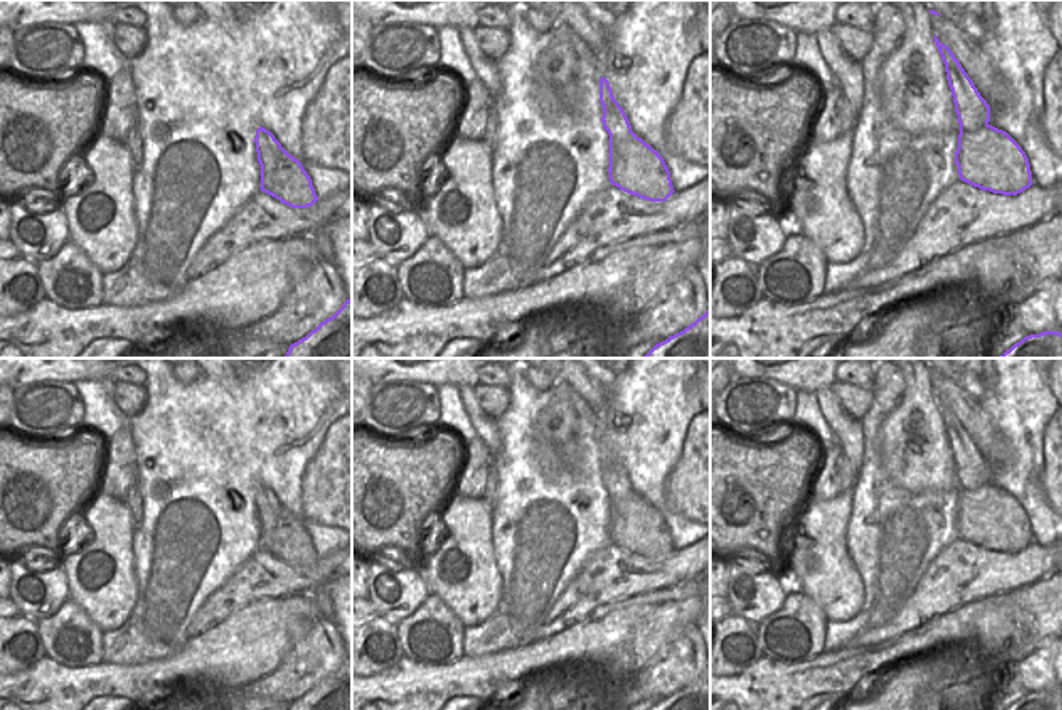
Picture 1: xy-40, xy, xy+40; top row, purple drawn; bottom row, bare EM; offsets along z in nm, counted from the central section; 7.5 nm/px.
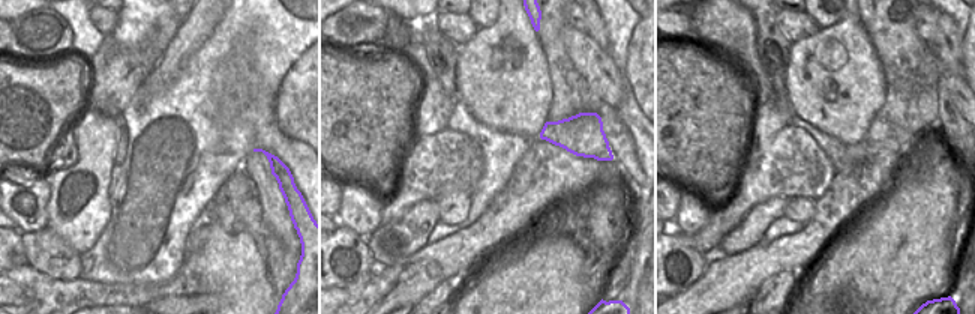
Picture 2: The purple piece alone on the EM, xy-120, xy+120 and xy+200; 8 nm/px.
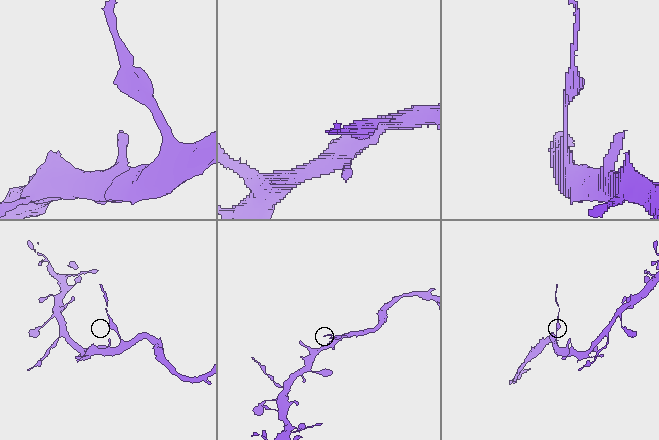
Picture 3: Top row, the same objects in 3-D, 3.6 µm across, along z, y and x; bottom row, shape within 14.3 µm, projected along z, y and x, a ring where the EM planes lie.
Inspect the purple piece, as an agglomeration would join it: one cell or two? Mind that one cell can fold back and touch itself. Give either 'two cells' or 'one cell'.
two cells

